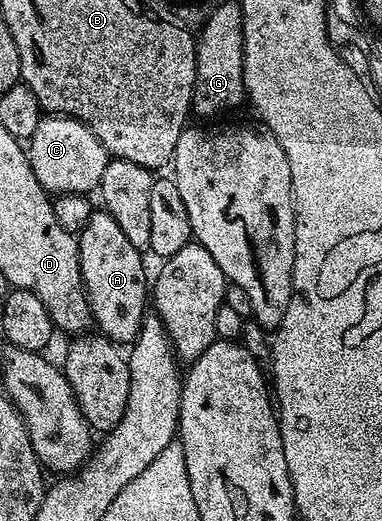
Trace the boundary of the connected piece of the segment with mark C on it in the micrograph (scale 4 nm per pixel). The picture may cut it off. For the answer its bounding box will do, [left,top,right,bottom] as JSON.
[28,116,107,195]

